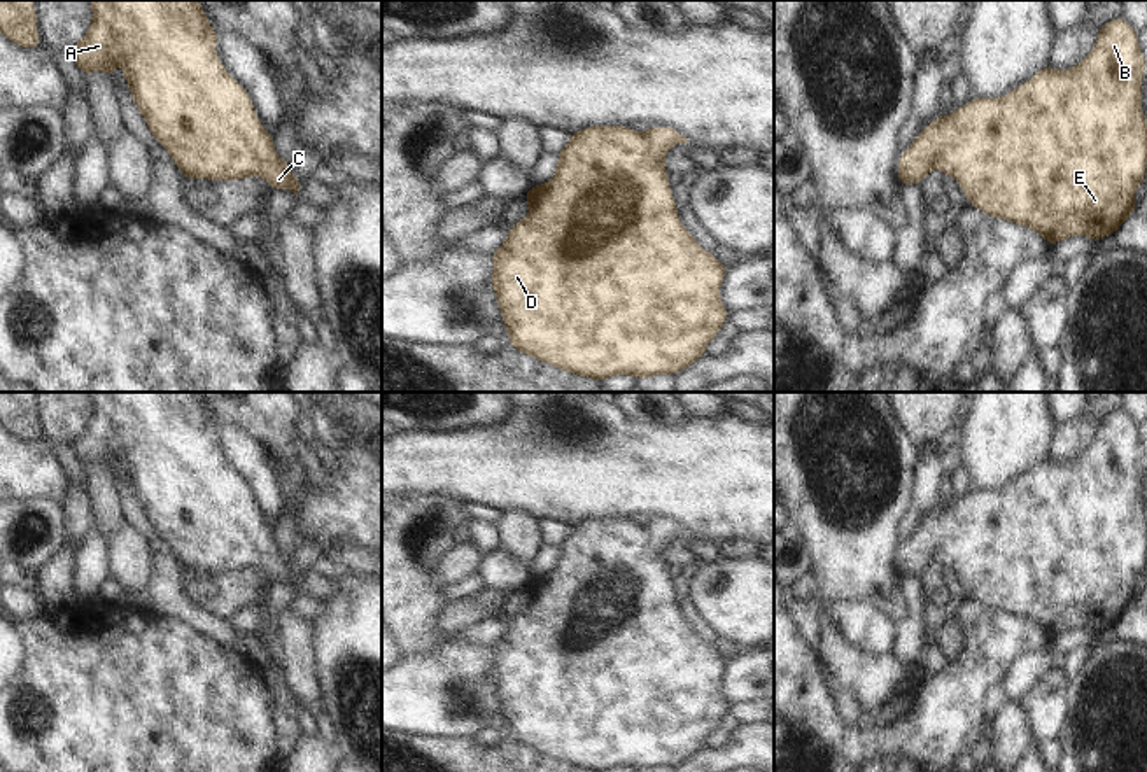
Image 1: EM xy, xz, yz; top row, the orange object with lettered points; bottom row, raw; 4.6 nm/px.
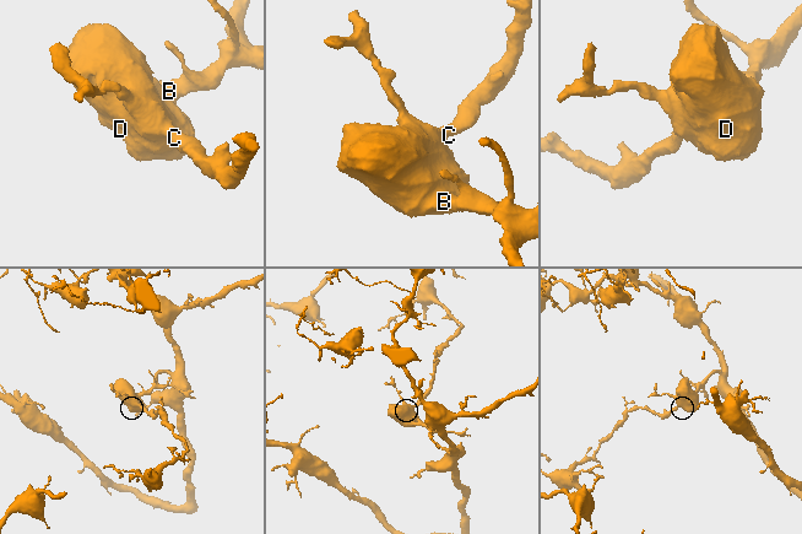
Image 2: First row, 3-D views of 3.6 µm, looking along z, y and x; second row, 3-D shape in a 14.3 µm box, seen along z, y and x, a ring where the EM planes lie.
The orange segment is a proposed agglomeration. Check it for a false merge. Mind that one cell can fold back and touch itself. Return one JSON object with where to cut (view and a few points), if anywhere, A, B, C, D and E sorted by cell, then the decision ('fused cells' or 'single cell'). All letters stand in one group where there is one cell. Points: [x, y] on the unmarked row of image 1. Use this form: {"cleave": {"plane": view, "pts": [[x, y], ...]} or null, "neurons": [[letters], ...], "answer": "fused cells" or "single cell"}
{"cleave": null, "neurons": [["A", "B", "C", "D", "E"]], "answer": "single cell"}

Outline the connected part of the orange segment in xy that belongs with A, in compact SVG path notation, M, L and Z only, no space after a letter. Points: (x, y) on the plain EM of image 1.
M89 392L89 397L93 403L89 422L68 443L74 455L82 467L105 464L114 469L116 453L123 453L123 467L138 504L184 569L238 572L257 567L270 576L270 583L291 581L298 590L303 572L291 565L291 553L275 546L275 534L257 511L250 488L219 453L215 443L219 425L210 418L198 392Z

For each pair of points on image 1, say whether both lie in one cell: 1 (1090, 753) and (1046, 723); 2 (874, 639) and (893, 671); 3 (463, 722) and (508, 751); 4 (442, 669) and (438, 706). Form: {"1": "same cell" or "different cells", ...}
{"1": "different cells", "2": "different cells", "3": "different cells", "4": "same cell"}

